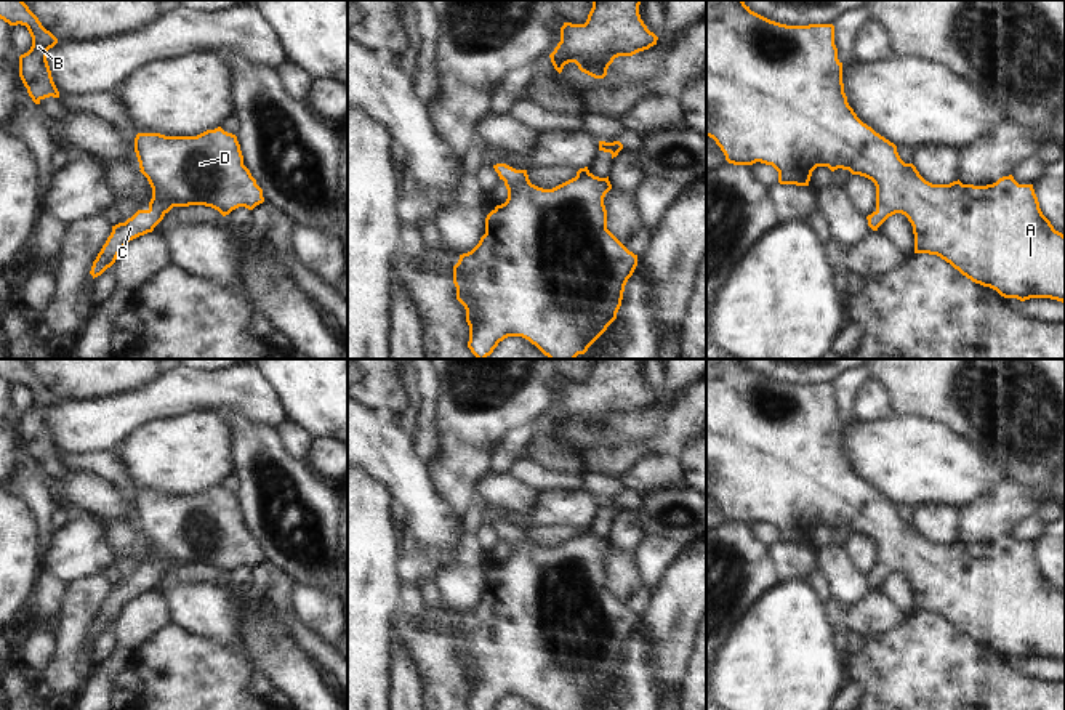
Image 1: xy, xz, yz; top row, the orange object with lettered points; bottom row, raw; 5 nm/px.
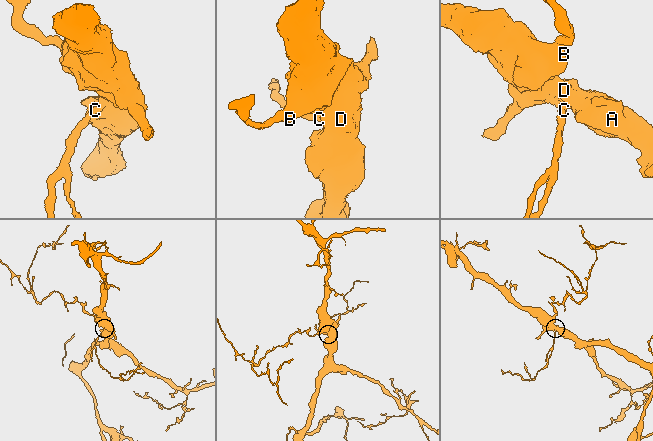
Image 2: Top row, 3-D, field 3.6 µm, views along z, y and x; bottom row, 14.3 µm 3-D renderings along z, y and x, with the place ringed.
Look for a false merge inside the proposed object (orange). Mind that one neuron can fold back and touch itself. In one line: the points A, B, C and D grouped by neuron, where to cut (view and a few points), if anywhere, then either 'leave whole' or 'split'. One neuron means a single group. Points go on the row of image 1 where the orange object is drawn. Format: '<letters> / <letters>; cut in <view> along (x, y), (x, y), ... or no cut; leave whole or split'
A B C D; no cut; leave whole

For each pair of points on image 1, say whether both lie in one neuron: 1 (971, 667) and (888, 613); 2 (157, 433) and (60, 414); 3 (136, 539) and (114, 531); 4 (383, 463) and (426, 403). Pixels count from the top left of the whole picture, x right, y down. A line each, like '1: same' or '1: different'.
1: different
2: different
3: same
4: different

